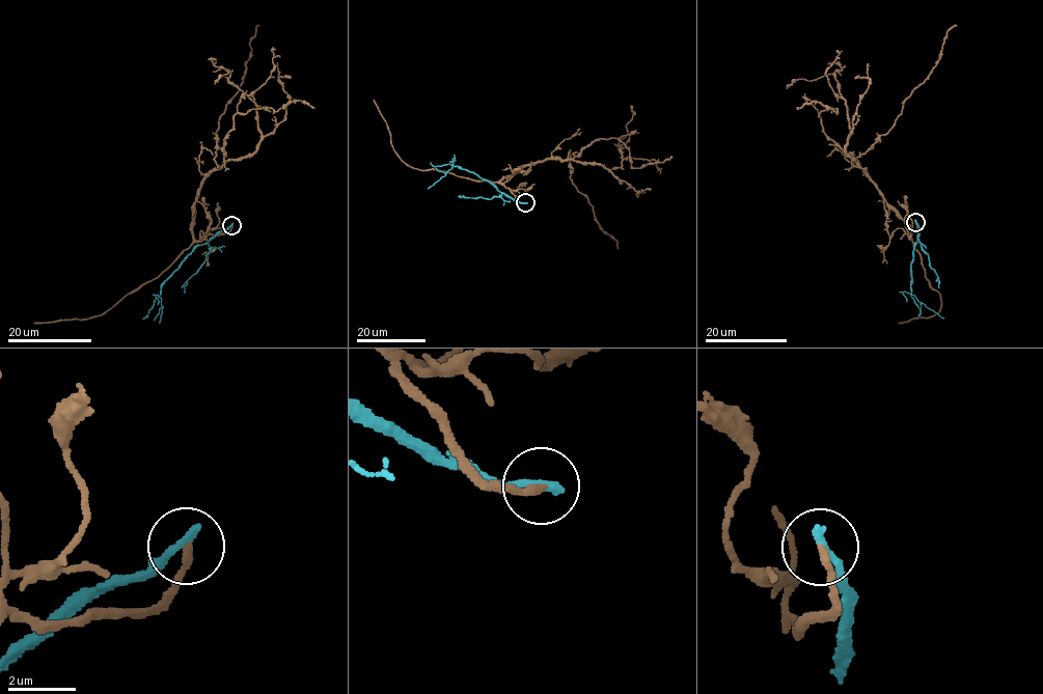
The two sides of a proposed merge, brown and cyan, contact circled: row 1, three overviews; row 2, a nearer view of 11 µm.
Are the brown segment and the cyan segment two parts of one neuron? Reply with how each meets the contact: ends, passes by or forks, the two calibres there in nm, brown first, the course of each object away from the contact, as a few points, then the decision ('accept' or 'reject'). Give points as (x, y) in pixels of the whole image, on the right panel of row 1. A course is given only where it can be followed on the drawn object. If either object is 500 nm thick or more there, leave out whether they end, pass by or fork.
brown ends | cyan ends | 200/280 nm | brown via (915, 222), (910, 238), (899, 212), (852, 161), (891, 128), (905, 101), (935, 65), (948, 31), (957, 25) | cyan via (915, 221), (920, 230), (911, 267), (911, 295), (943, 317) | reject

